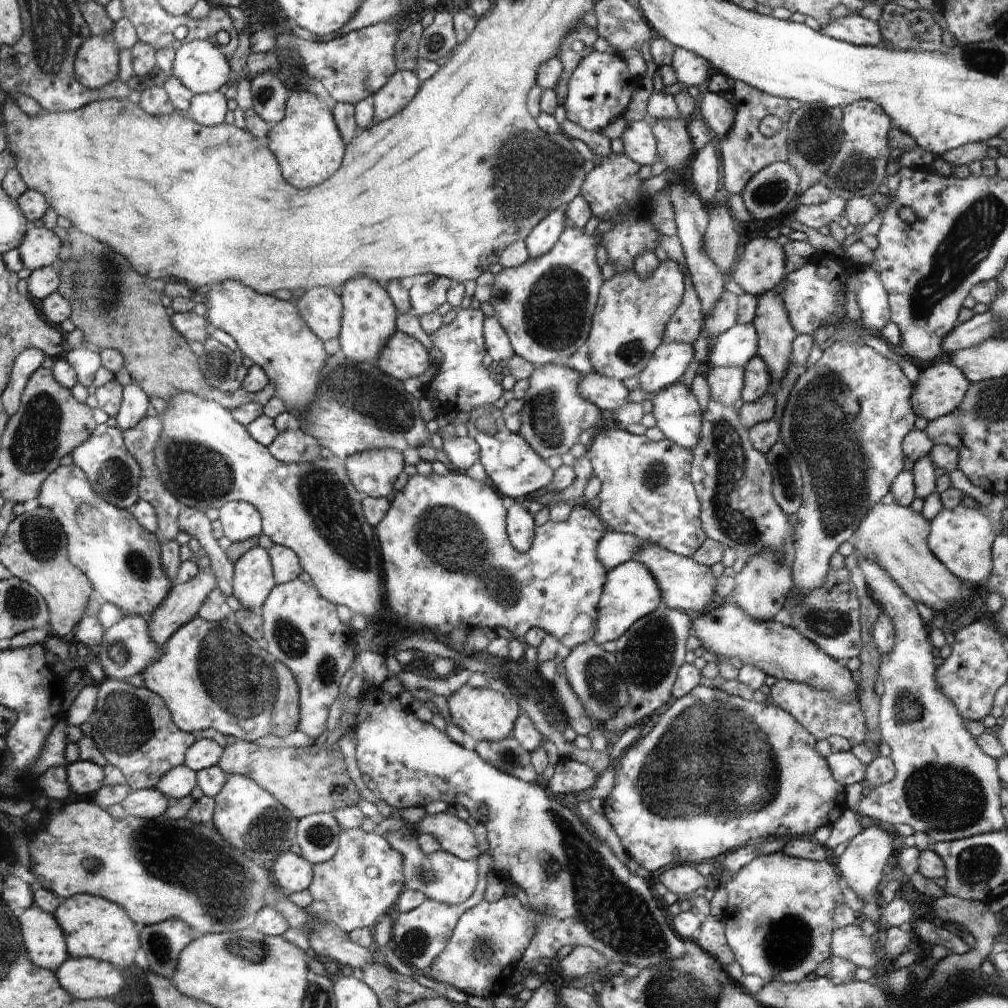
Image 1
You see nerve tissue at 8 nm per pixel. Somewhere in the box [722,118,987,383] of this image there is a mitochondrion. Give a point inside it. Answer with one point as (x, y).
(854, 171)

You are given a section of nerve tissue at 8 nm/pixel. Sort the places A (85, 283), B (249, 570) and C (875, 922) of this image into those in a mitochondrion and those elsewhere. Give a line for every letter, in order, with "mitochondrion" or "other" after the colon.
A: mitochondrion
B: other
C: other

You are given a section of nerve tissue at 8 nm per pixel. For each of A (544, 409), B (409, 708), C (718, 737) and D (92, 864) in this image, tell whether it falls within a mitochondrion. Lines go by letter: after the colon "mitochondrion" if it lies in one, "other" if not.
A: mitochondrion
B: other
C: mitochondrion
D: mitochondrion

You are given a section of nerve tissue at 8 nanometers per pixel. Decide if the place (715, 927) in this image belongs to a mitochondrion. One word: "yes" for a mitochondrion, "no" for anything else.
no

